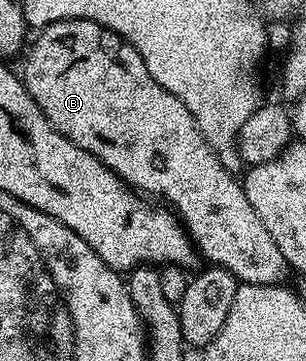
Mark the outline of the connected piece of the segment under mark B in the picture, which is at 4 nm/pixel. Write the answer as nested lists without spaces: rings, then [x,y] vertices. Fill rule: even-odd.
[[[59,20],[39,29],[35,35],[36,41],[33,42],[32,49],[30,49],[31,44],[27,49],[27,52],[29,51],[28,61],[24,64],[22,79],[26,90],[34,98],[34,102],[38,102],[42,114],[46,114],[50,123],[67,140],[74,142],[74,146],[94,154],[94,158],[98,158],[98,162],[106,165],[115,176],[120,177],[129,188],[137,193],[148,198],[157,196],[160,199],[157,201],[163,202],[179,216],[180,222],[187,230],[188,237],[192,239],[197,253],[201,257],[205,256],[209,265],[224,268],[229,274],[235,276],[240,284],[279,284],[287,281],[286,278],[290,275],[290,269],[286,258],[282,254],[282,250],[278,250],[278,242],[274,242],[274,238],[270,238],[270,230],[266,230],[266,226],[262,226],[262,218],[258,218],[258,214],[254,214],[254,206],[250,206],[250,198],[246,198],[243,183],[237,177],[235,180],[228,173],[228,168],[224,165],[227,163],[206,142],[206,138],[200,132],[196,119],[192,117],[190,110],[186,110],[186,106],[182,106],[182,102],[178,98],[174,98],[174,94],[170,94],[170,90],[158,86],[158,82],[154,82],[154,78],[150,78],[150,70],[146,70],[146,62],[142,62],[142,54],[138,54],[138,50],[134,50],[132,44],[123,44],[121,37],[117,36],[115,32],[109,32],[107,28],[103,28],[93,20]]]

